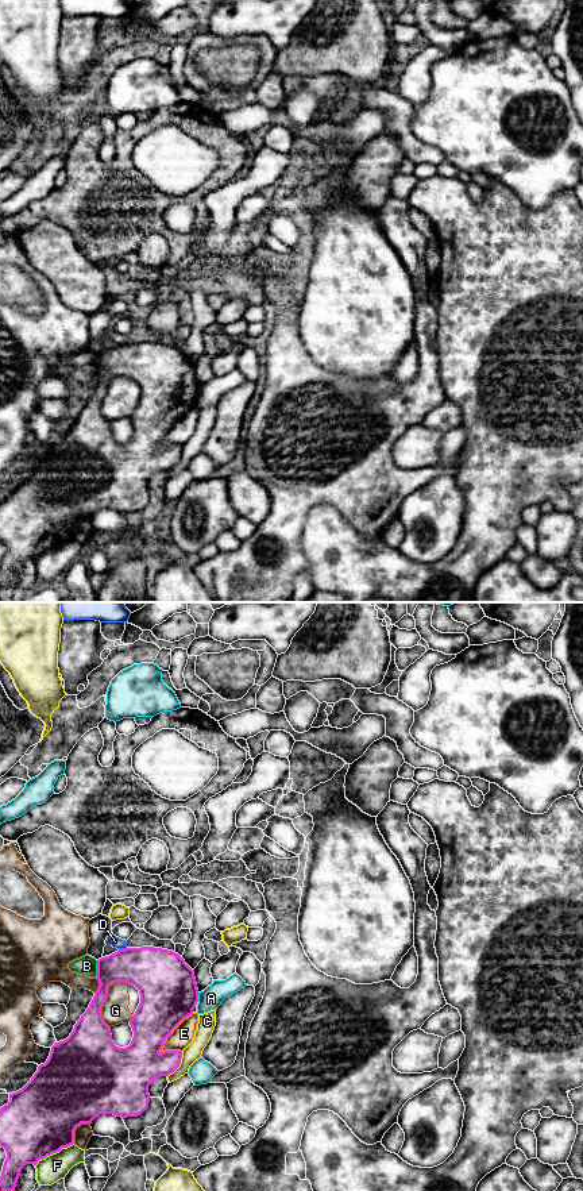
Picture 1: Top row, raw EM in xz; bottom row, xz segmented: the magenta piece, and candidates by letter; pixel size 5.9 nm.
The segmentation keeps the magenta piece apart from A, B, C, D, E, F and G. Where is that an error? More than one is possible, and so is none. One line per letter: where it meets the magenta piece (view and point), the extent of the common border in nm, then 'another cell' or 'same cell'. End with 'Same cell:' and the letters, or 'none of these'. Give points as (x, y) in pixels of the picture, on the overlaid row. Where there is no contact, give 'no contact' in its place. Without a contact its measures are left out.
A: xz (197, 997) | 60 nm | another cell
B: xz (97, 968) | 110 nm | another cell
C: xz (180, 1063) | 180 nm | another cell
D: xz (122, 949) | 50 nm | another cell
E: xz (172, 1032) | 320 nm | another cell
F: xz (53, 1152) | 280 nm | another cell
G: xz (105, 998) | 300 nm | another cell
Same cell: none of these

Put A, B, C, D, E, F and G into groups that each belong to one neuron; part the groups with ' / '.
A / B / C / D E / F / G

